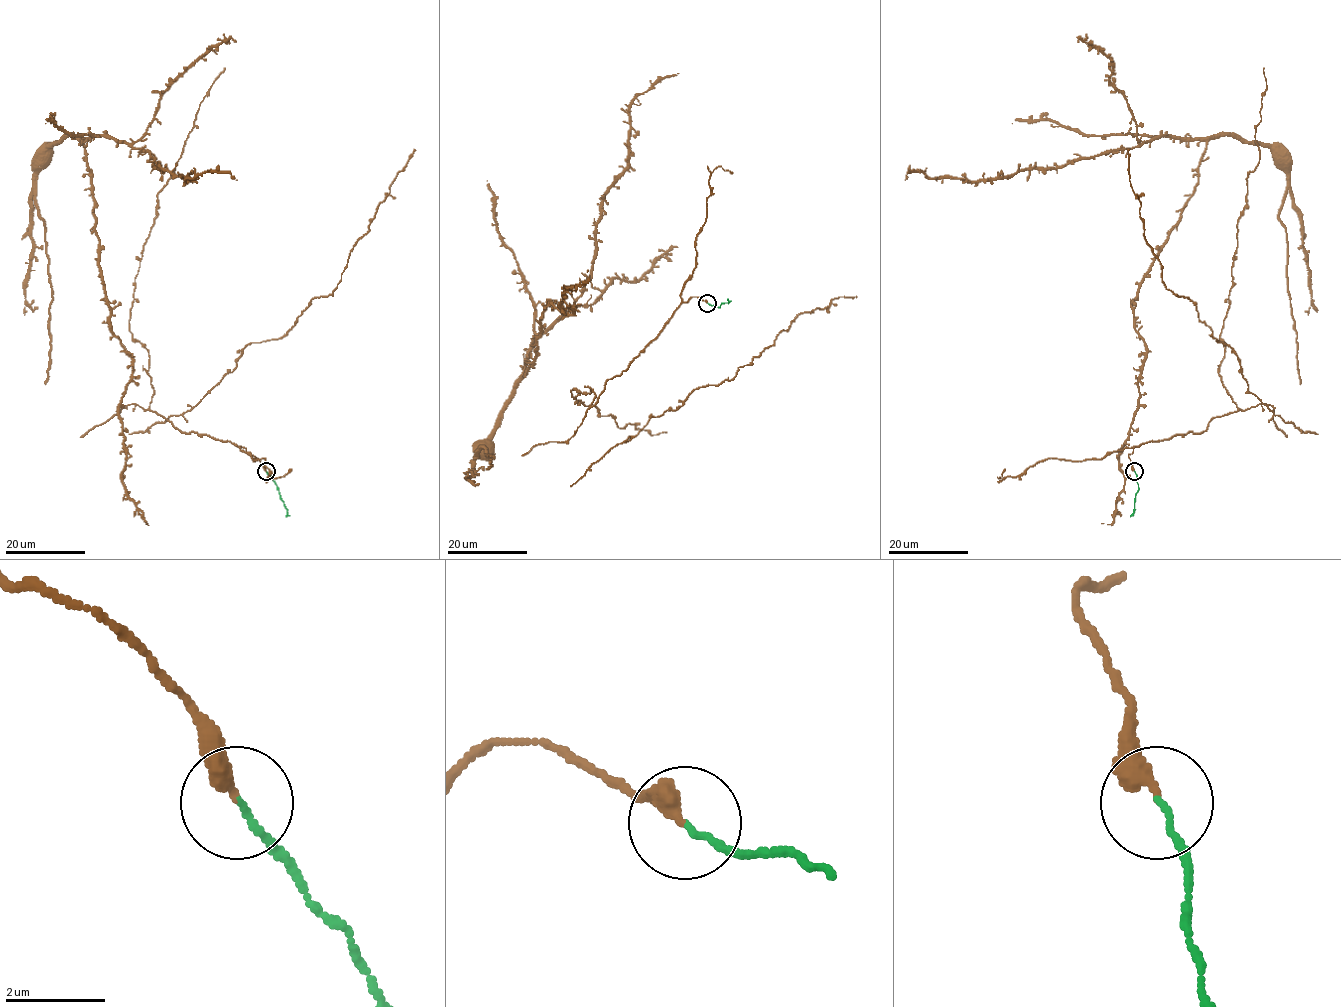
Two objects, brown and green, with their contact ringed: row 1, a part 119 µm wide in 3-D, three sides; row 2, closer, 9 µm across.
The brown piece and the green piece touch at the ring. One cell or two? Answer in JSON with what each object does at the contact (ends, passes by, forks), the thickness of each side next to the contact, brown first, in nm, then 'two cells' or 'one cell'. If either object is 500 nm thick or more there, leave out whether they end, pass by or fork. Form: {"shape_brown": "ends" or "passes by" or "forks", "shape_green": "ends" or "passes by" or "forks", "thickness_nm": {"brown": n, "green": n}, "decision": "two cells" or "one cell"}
{"shape_brown": "ends", "shape_green": "ends", "thickness_nm": {"brown": 300, "green": 110}, "decision": "one cell"}

